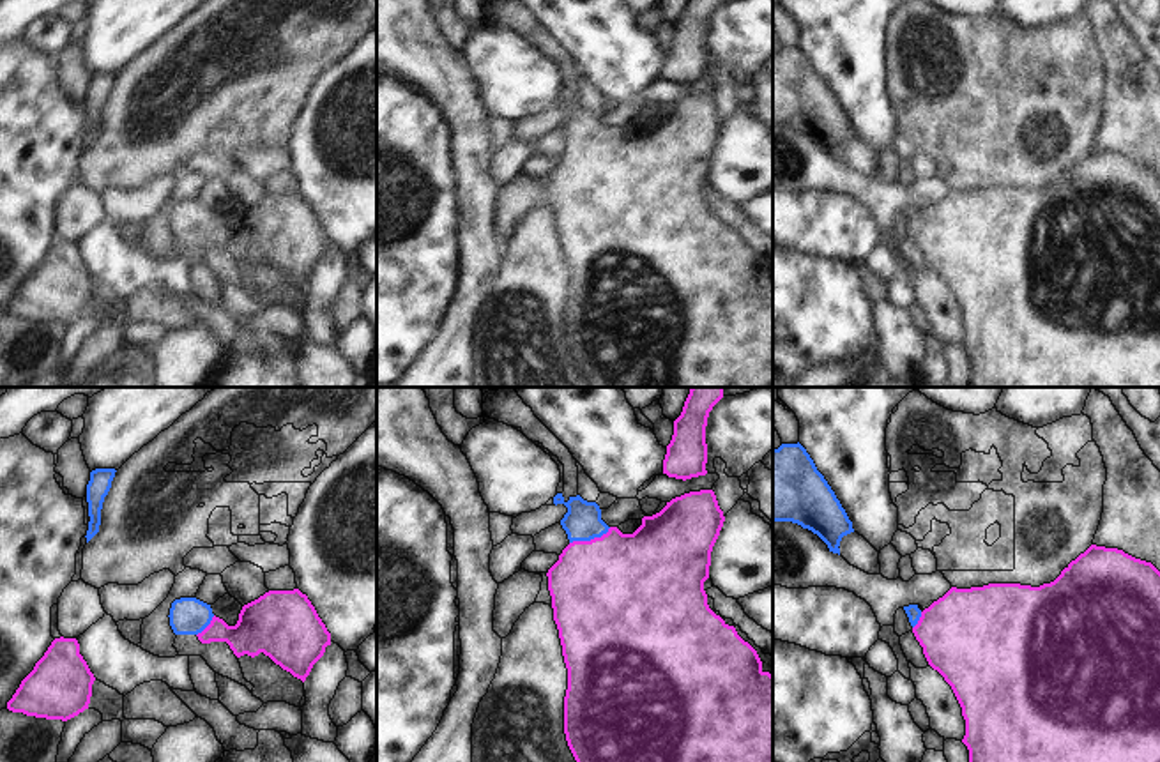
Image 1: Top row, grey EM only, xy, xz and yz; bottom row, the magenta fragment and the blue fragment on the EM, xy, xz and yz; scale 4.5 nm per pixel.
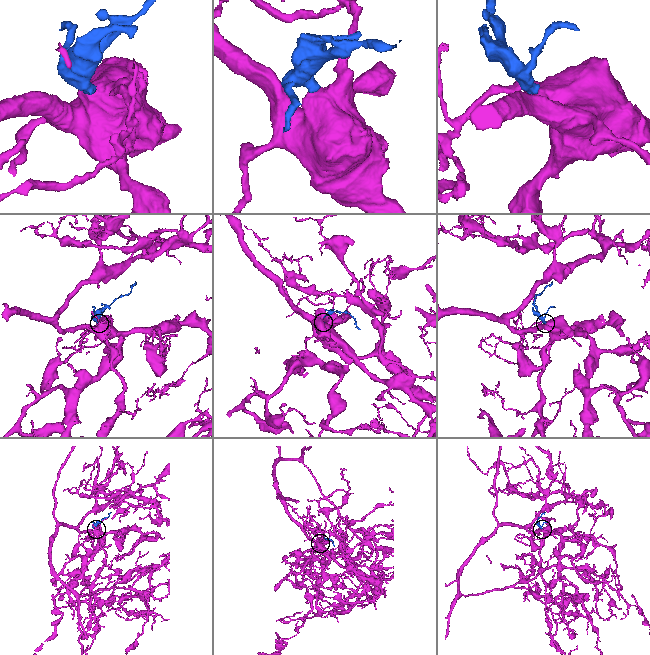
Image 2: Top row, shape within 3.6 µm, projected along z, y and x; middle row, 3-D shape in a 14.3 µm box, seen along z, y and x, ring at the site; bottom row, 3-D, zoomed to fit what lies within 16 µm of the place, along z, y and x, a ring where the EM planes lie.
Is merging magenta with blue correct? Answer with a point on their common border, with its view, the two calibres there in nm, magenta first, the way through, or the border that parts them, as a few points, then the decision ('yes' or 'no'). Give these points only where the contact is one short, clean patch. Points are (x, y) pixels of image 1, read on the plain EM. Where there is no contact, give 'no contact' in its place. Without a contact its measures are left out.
xz (591, 144) | 500/170 nm | across xz (610, 195), (591, 144), (582, 126) | yes

